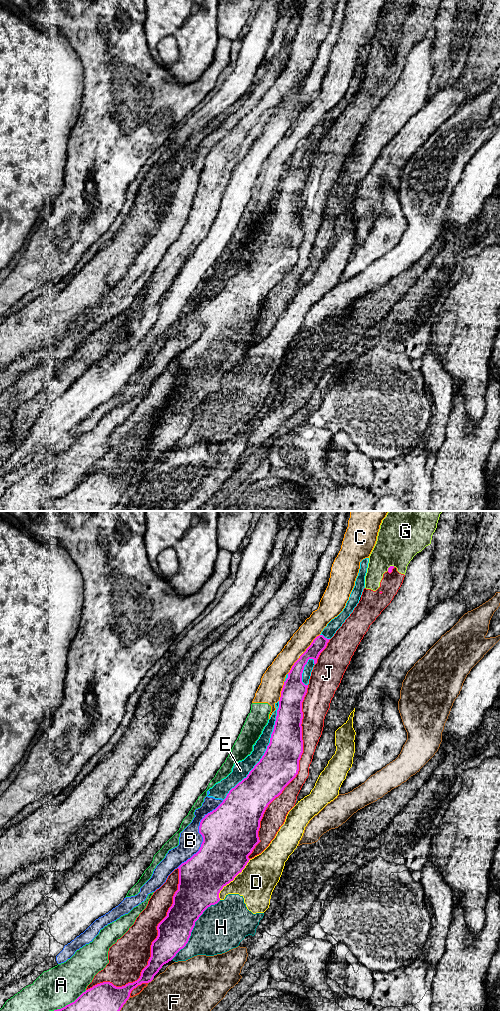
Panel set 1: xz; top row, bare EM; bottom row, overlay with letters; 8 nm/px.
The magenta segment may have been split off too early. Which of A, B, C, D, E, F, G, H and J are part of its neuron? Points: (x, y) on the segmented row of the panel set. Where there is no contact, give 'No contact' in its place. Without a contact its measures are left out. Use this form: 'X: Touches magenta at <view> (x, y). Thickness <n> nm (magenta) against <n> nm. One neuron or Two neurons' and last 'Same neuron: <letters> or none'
A: Touches magenta at xz (70, 1003). Thickness 220 nm (magenta) against 320 nm. Two neurons
B: Touches magenta at xz (201, 834). Thickness 440 nm (magenta) against 190 nm. Two neurons
C: Touches magenta at xz (302, 654). Thickness 140 nm (magenta) against 160 nm. Two neurons
D: Touches magenta at xz (232, 880). Thickness 380 nm (magenta) against 300 nm. Two neurons
E: Touches magenta at xz (265, 752). Thickness 320 nm (magenta) against 140 nm. Two neurons
F: Touches magenta at xz (125, 1002). Thickness 220 nm (magenta) against 220 nm. Two neurons
G: Touches magenta at xz (390, 566). Thickness 40 nm (magenta) against 360 nm. Two neurons
H: Touches magenta at xz (193, 927). Thickness 280 nm (magenta) against 380 nm. Two neurons
J: Touches magenta at xz (297, 772). Thickness 320 nm (magenta) against 150 nm. Two neurons
Same neuron: none

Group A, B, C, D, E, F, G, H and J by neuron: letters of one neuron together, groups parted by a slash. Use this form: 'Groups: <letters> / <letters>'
Groups: A C / B E / D H / F / G J

